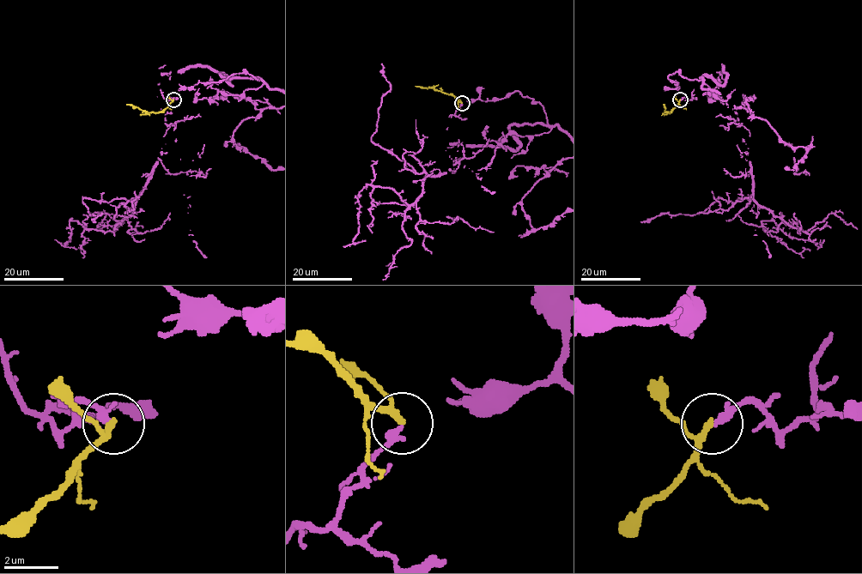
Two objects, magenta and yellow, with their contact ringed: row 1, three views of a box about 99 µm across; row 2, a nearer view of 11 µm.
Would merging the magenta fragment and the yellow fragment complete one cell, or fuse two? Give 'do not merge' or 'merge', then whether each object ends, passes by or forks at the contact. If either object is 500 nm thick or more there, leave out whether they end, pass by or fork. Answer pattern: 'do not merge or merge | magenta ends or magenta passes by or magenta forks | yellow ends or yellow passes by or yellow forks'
do not merge | magenta ends | yellow passes by

